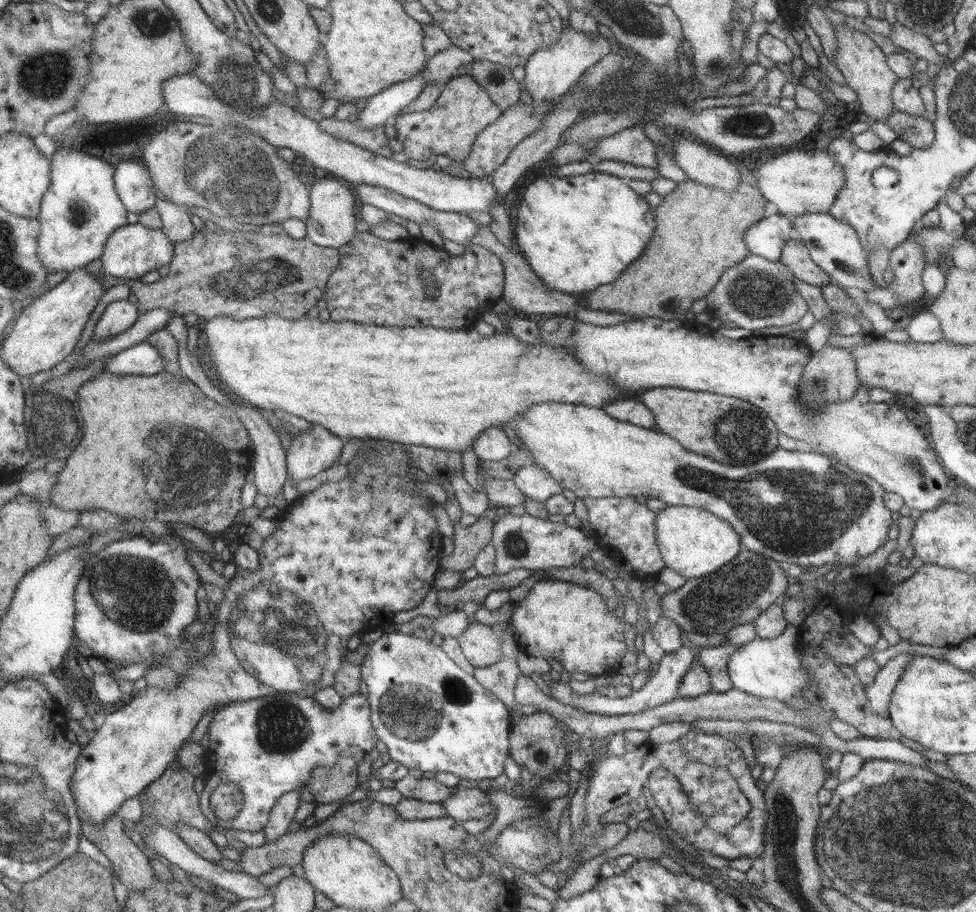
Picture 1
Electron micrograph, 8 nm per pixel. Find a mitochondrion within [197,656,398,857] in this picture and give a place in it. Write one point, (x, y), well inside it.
(280, 726)

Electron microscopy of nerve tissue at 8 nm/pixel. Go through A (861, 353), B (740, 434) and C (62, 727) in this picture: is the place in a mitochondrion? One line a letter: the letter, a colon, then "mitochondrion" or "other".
A: other
B: mitochondrion
C: other

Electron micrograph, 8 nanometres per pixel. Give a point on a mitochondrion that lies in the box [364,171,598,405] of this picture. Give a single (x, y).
(429, 283)

